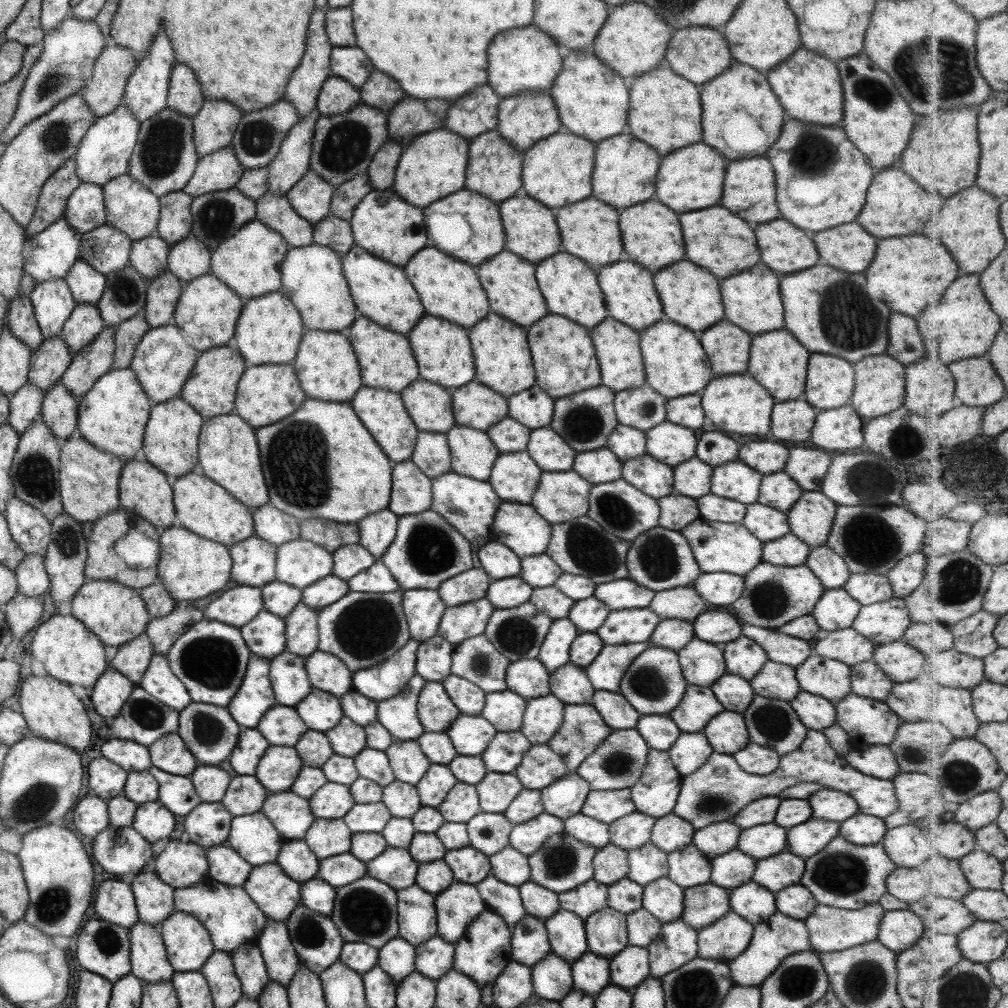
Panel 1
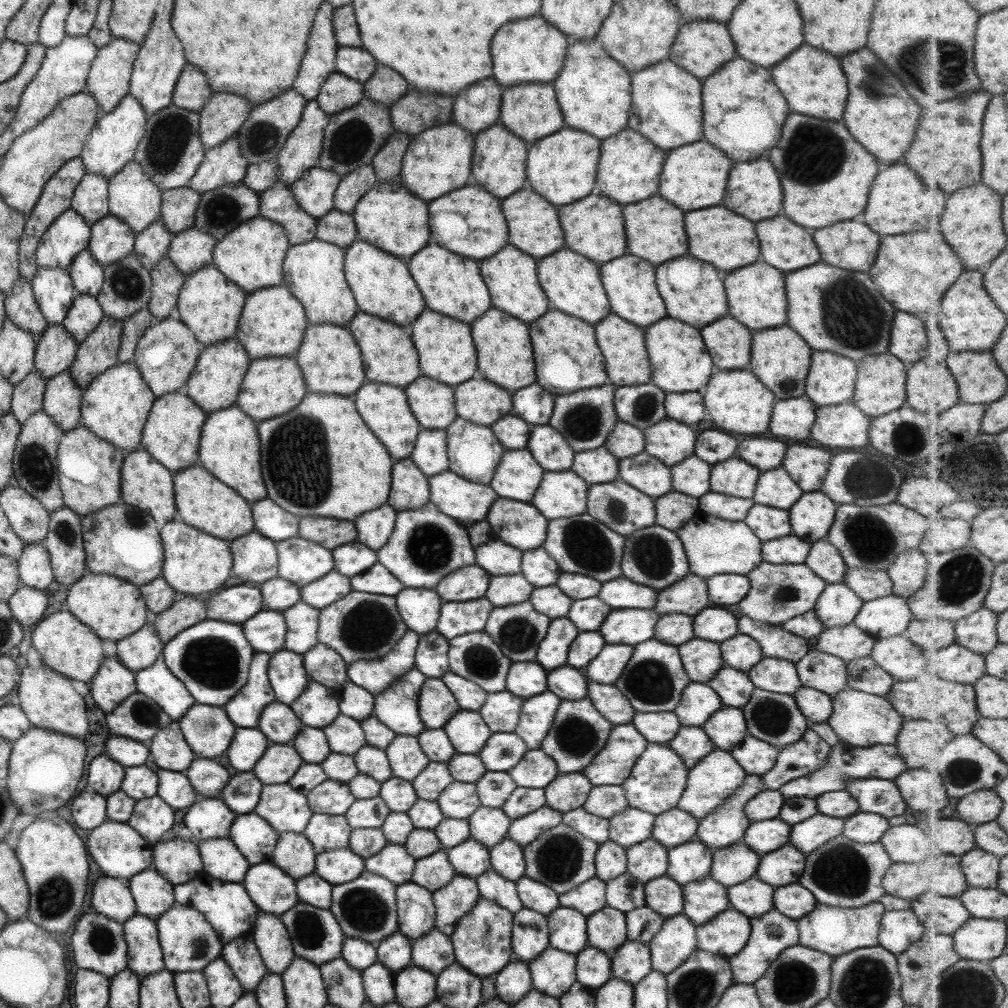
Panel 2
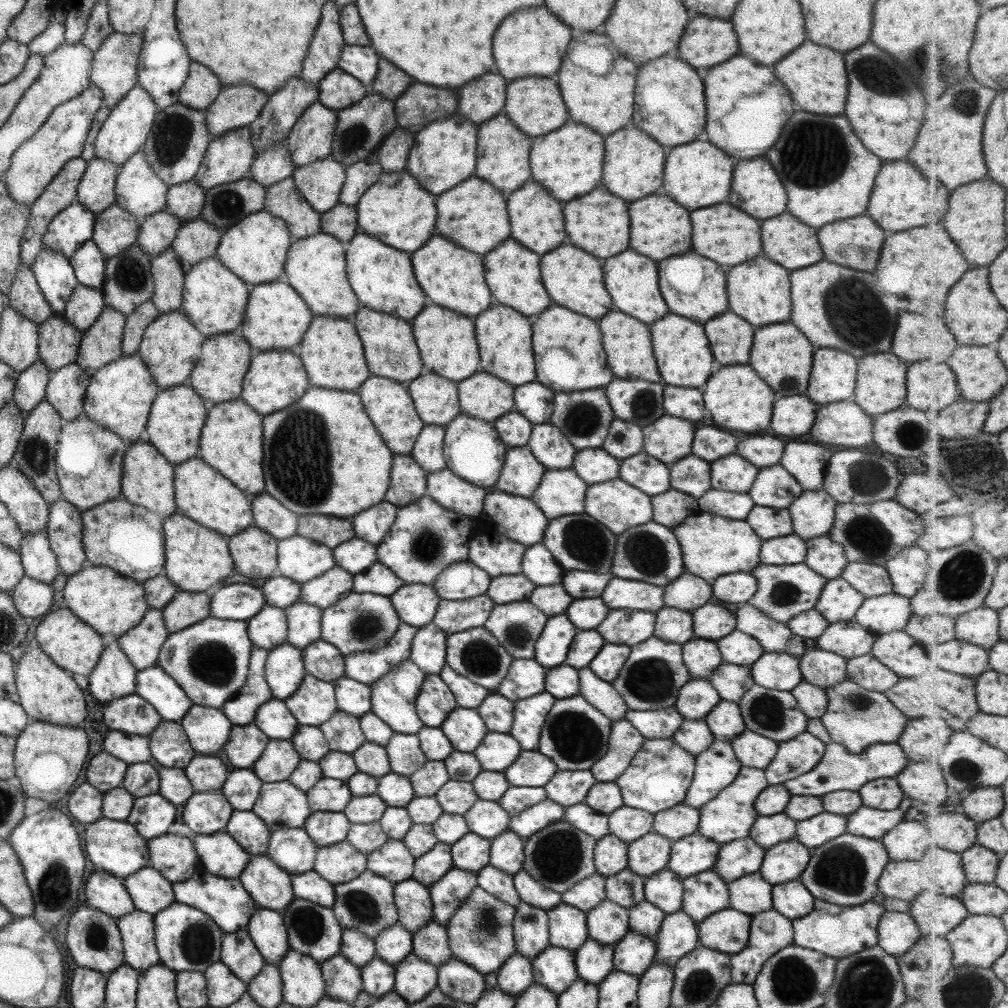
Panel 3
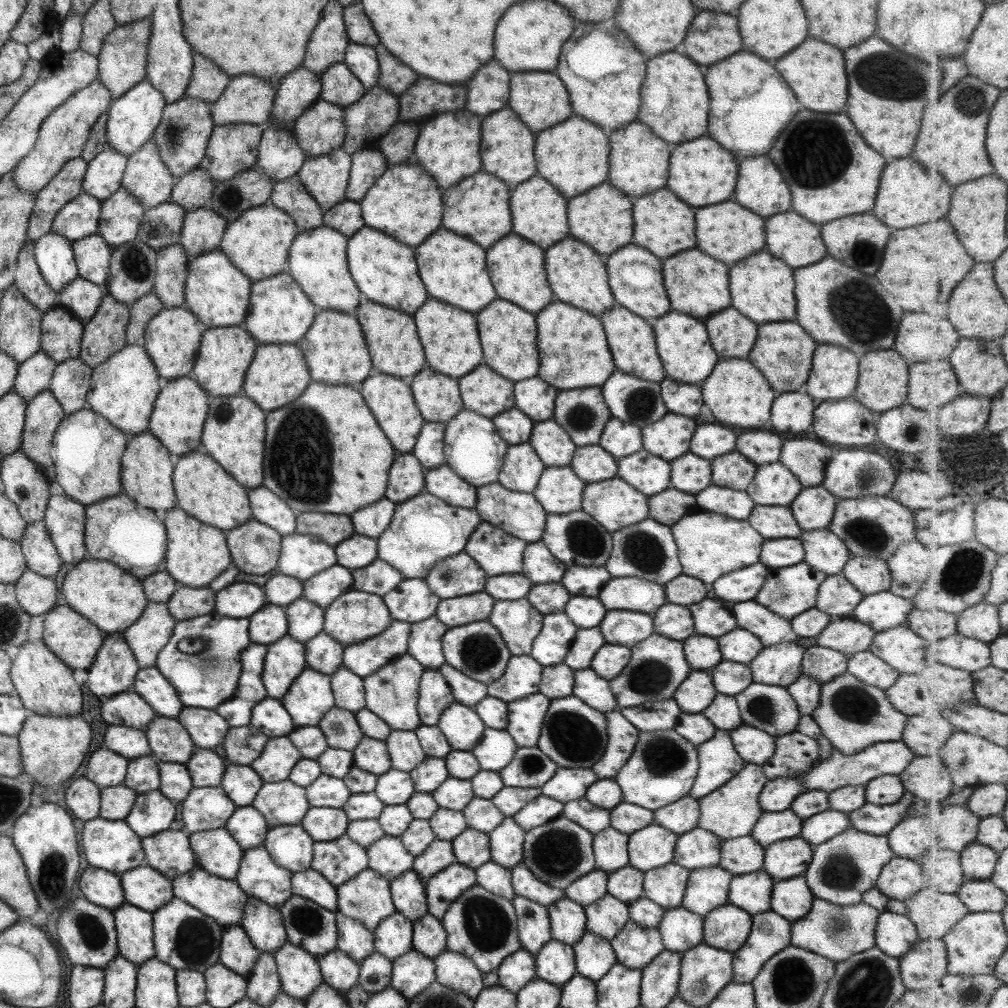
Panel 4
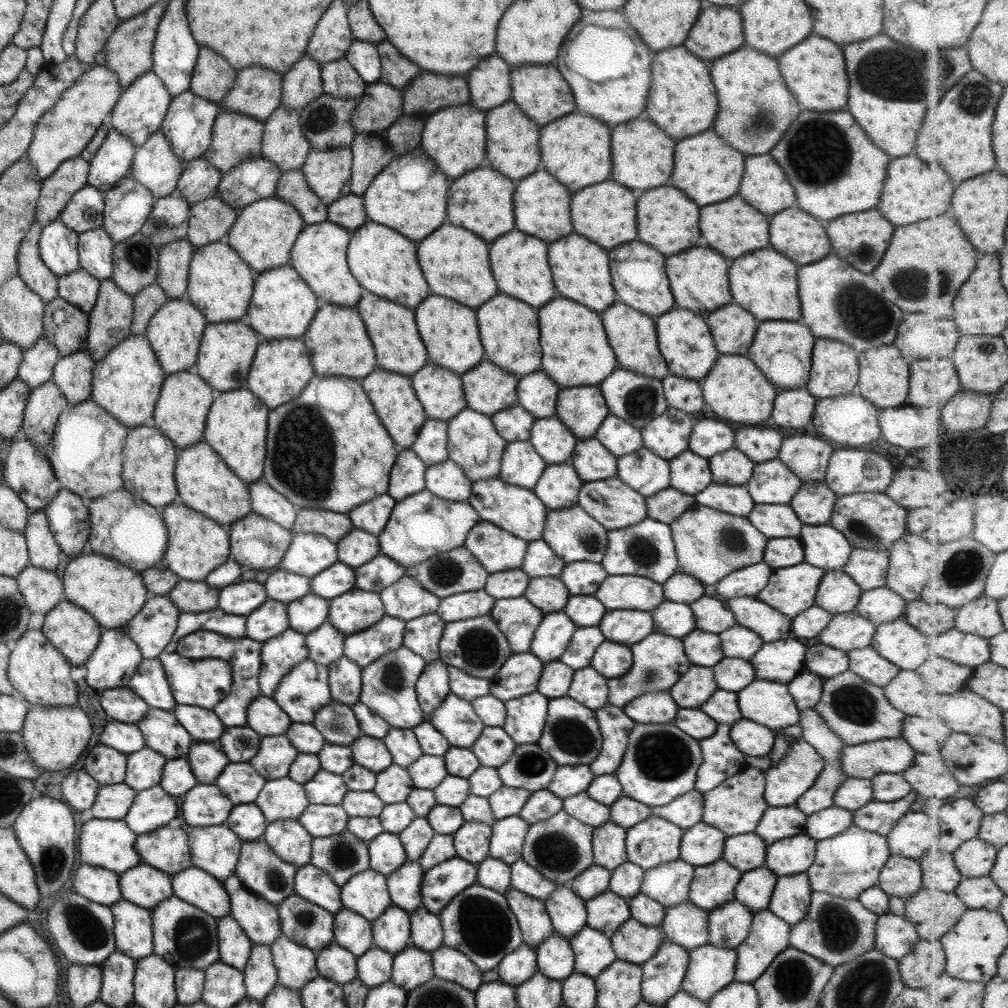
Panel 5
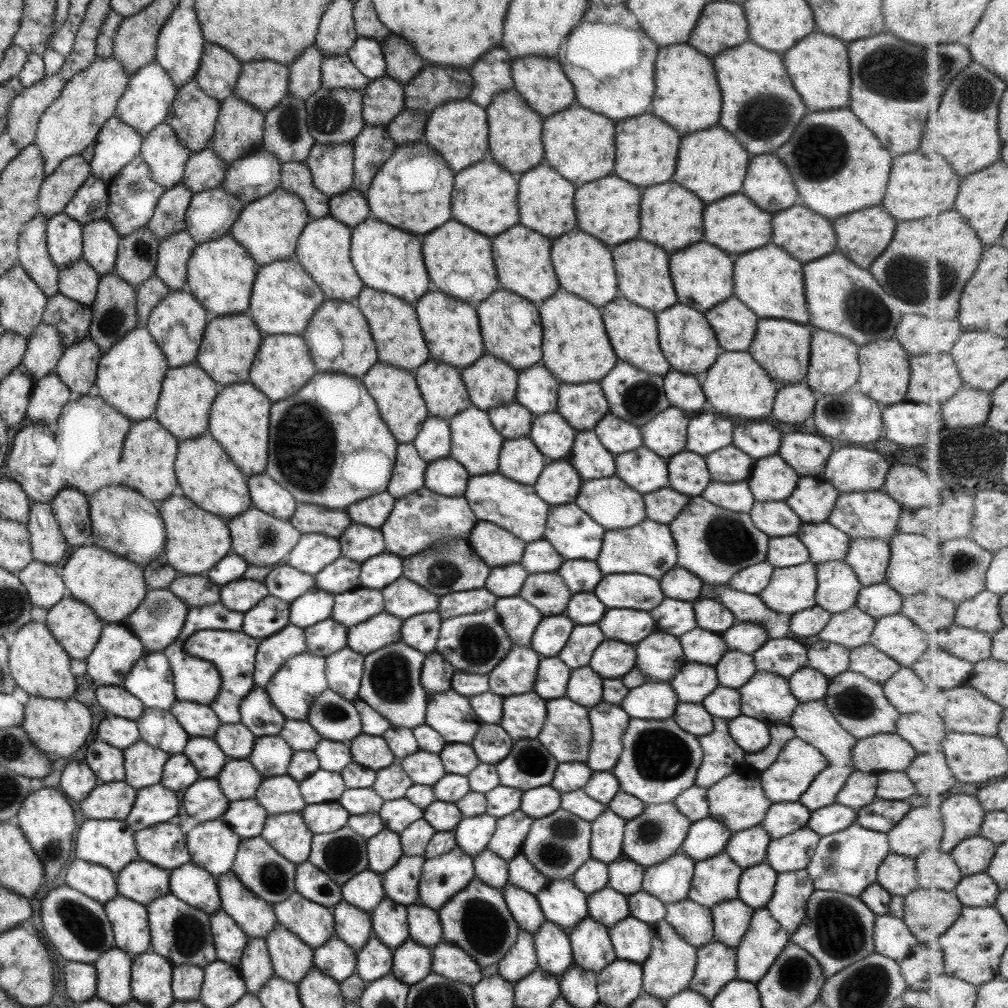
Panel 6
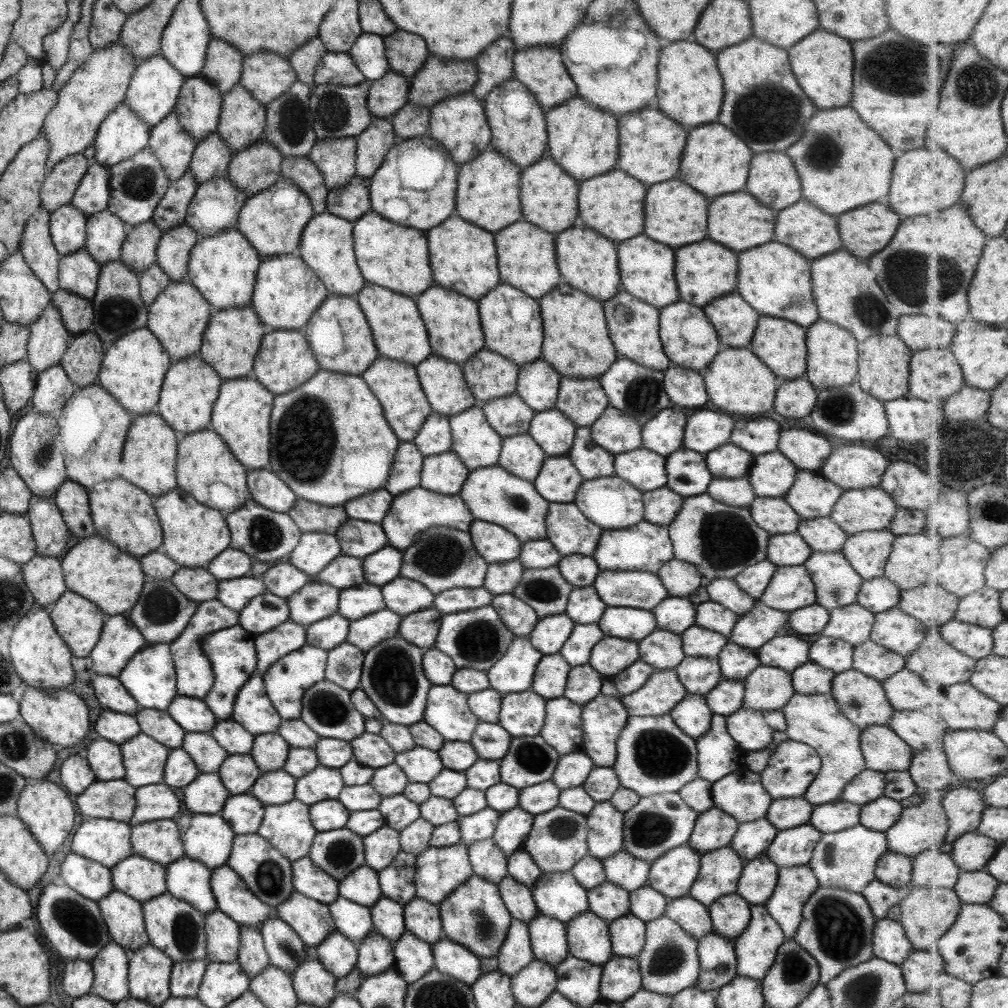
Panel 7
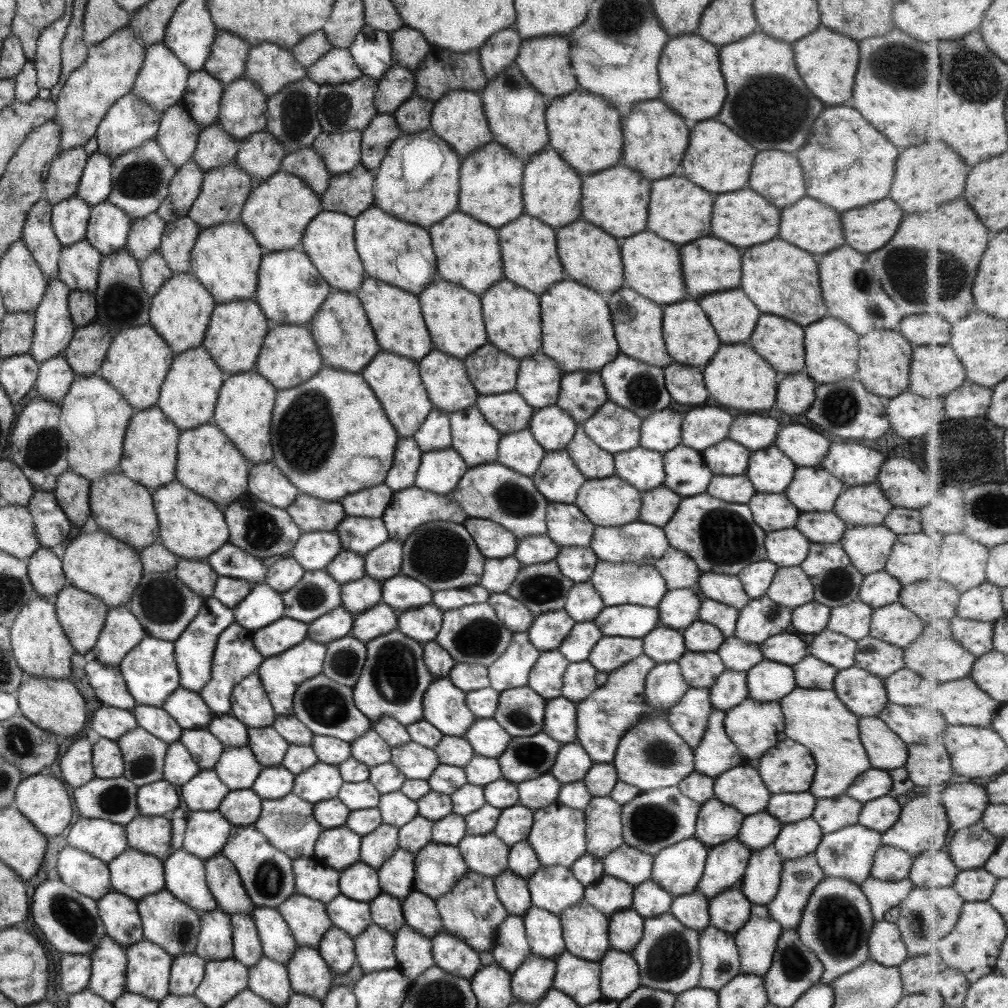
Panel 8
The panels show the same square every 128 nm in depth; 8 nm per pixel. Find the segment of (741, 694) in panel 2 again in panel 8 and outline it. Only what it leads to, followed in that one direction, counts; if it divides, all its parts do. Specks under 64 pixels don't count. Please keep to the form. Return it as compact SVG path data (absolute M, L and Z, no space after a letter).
M735 636L724 639L716 653L722 660L725 670L733 672L746 673L764 659L757 644L743 642L743 640L739 640Z

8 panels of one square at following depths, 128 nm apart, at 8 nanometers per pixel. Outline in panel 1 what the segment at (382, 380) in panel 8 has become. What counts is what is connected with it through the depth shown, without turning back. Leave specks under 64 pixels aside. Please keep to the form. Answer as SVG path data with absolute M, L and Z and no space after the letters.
M362 386L349 401L355 416L380 445L383 454L392 464L410 460L418 430L404 409L400 393Z

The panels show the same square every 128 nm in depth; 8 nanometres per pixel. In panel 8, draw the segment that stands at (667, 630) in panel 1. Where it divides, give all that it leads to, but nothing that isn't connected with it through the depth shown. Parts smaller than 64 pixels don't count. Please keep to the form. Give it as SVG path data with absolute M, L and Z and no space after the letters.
M694 588L668 590L656 606L659 626L681 631L698 620L700 602Z

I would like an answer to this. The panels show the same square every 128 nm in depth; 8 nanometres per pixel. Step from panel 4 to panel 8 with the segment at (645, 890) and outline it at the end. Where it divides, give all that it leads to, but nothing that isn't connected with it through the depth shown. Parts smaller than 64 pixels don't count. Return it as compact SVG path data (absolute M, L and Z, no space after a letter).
M693 837L666 846L652 855L650 880L672 897L691 893L702 875L708 849Z

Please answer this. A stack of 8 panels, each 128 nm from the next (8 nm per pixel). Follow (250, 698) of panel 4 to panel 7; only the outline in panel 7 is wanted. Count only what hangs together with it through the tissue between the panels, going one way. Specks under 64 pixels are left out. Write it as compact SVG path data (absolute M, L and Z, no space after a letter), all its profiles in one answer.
M236 625L217 630L217 632L211 632L211 635L205 636L201 640L201 652L209 659L214 676L210 691L207 692L207 696L202 698L202 701L219 721L232 720L235 697L243 684L254 674L256 665L254 637Z

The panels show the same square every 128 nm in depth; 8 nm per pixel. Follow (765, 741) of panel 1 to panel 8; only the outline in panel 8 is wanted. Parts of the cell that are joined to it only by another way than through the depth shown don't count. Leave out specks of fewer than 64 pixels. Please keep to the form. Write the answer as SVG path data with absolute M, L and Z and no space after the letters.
M763 659L746 672L746 687L748 698L755 702L778 701L796 687L793 669Z

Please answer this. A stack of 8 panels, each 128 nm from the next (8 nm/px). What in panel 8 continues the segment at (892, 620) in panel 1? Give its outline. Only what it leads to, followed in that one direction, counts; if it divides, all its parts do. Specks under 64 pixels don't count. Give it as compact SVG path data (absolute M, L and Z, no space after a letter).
M885 571L872 572L863 577L858 590L858 600L874 608L881 608L898 600L902 584Z

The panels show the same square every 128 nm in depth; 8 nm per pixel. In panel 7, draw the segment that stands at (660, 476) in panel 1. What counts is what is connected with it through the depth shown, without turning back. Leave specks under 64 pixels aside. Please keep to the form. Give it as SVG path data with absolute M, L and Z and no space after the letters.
M639 447L613 455L614 475L643 492L654 491L666 484L665 457Z

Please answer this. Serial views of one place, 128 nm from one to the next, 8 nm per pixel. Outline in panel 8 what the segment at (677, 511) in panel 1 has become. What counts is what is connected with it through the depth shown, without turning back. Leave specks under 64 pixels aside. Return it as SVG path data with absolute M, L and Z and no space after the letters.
M661 487L641 492L641 507L637 521L662 528L675 513L681 498L671 490Z

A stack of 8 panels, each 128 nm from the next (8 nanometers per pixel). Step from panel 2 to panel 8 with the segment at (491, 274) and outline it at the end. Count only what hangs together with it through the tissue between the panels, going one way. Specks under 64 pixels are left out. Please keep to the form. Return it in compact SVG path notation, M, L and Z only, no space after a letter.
M521 214L511 224L505 224L497 230L499 252L501 252L502 277L513 284L540 295L552 284L565 278L563 267L555 252L555 234L543 222Z

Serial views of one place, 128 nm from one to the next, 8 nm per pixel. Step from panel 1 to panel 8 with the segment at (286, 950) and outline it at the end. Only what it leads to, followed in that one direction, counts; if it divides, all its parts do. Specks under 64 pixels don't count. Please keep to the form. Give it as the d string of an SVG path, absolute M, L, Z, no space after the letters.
M218 853L204 861L205 880L220 910L227 914L252 914L254 904L241 884L236 868Z

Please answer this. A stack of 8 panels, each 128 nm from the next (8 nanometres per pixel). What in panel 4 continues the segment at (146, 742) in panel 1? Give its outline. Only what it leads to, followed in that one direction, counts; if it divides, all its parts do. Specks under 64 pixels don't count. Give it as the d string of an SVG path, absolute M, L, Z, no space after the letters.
M132 690L120 692L102 700L100 708L100 715L107 725L125 726L141 731L145 731L157 715Z

